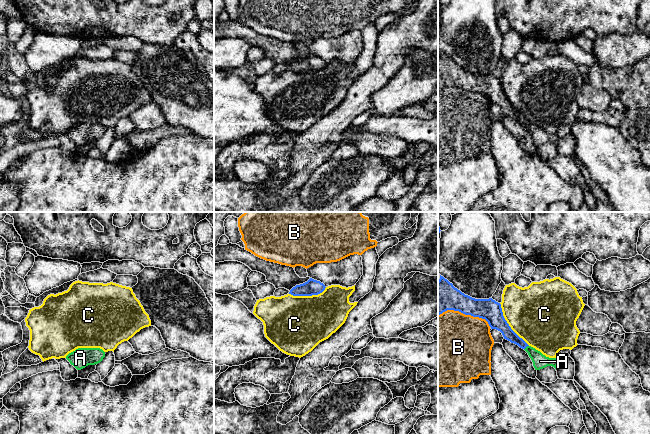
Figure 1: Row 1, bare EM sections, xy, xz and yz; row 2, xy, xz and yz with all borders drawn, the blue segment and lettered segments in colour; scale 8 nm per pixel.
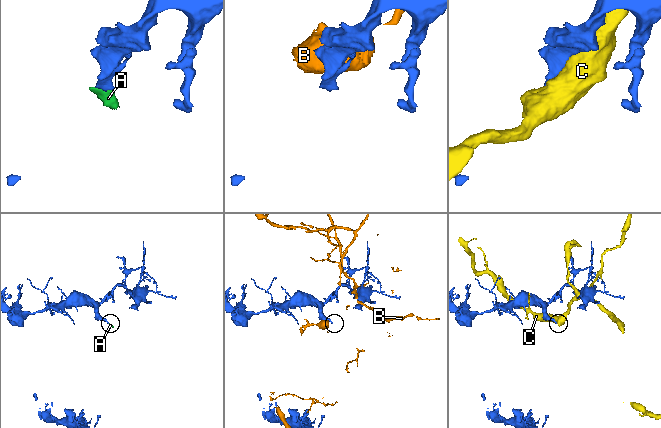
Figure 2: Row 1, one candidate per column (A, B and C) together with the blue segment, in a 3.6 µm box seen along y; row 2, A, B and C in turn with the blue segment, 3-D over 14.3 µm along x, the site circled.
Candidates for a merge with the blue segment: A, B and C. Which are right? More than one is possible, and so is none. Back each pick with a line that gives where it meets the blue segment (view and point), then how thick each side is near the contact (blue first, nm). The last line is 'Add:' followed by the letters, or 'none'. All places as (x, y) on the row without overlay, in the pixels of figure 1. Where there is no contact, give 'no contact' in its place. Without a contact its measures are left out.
A: meets blue in yz at (526, 122); 90 nm thick on the blue side, 120 nm on the other
Add: A

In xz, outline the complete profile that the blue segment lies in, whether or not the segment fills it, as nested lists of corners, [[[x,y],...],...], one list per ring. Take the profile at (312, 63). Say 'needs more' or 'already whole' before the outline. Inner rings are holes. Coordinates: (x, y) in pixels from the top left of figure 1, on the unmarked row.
already whole | [[[310,54],[307,58],[293,63],[289,70],[293,72],[312,72],[322,69],[325,64],[323,59]]]

